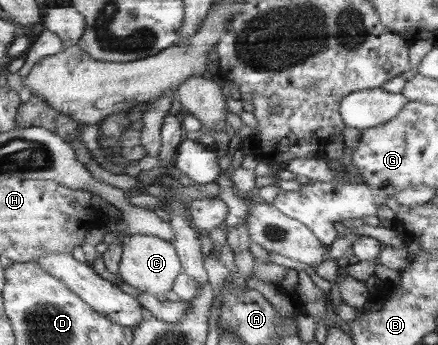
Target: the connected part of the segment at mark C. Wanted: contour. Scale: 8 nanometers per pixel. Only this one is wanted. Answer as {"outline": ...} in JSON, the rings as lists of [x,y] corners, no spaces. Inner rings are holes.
{"outline":[[[139,234],[131,235],[130,240],[125,242],[119,276],[129,285],[143,292],[167,295],[174,289],[178,275],[183,273],[185,273],[184,267],[175,244],[160,237]]]}

